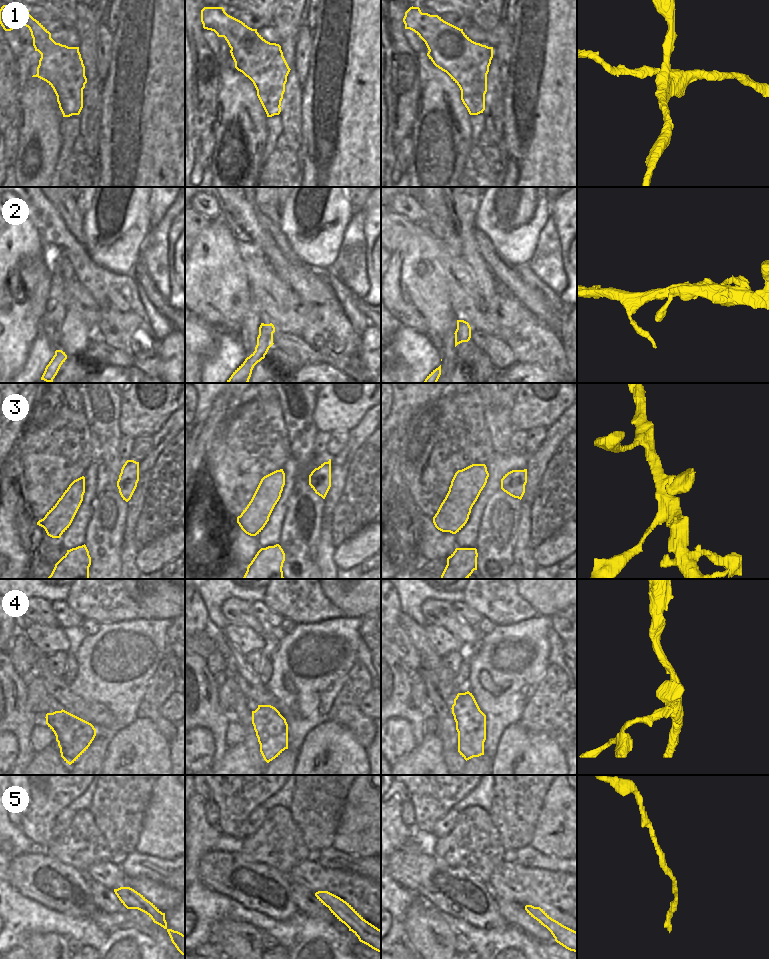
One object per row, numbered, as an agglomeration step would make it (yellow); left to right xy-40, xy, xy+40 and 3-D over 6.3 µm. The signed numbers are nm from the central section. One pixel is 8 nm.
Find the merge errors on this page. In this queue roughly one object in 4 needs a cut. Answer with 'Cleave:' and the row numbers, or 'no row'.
Cleave: 1.

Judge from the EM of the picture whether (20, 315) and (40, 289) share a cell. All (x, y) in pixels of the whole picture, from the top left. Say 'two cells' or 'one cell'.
two cells

